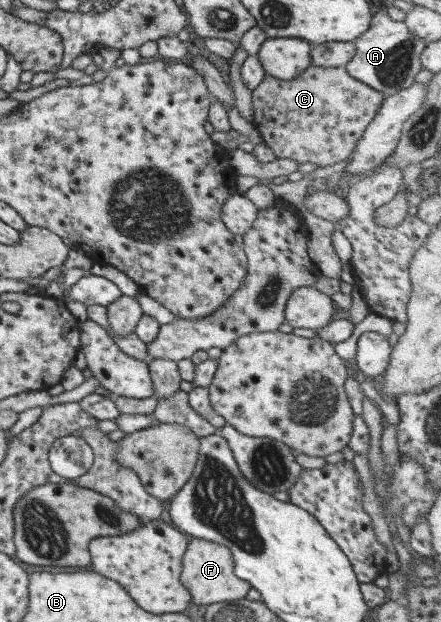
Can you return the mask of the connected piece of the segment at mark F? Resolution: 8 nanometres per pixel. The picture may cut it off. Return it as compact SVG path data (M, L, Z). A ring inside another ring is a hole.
M194 538L188 541L188 548L184 552L184 574L180 574L180 584L190 592L194 604L214 604L226 601L236 601L245 598L248 589L248 582L236 578L234 574L234 562L228 548Z

